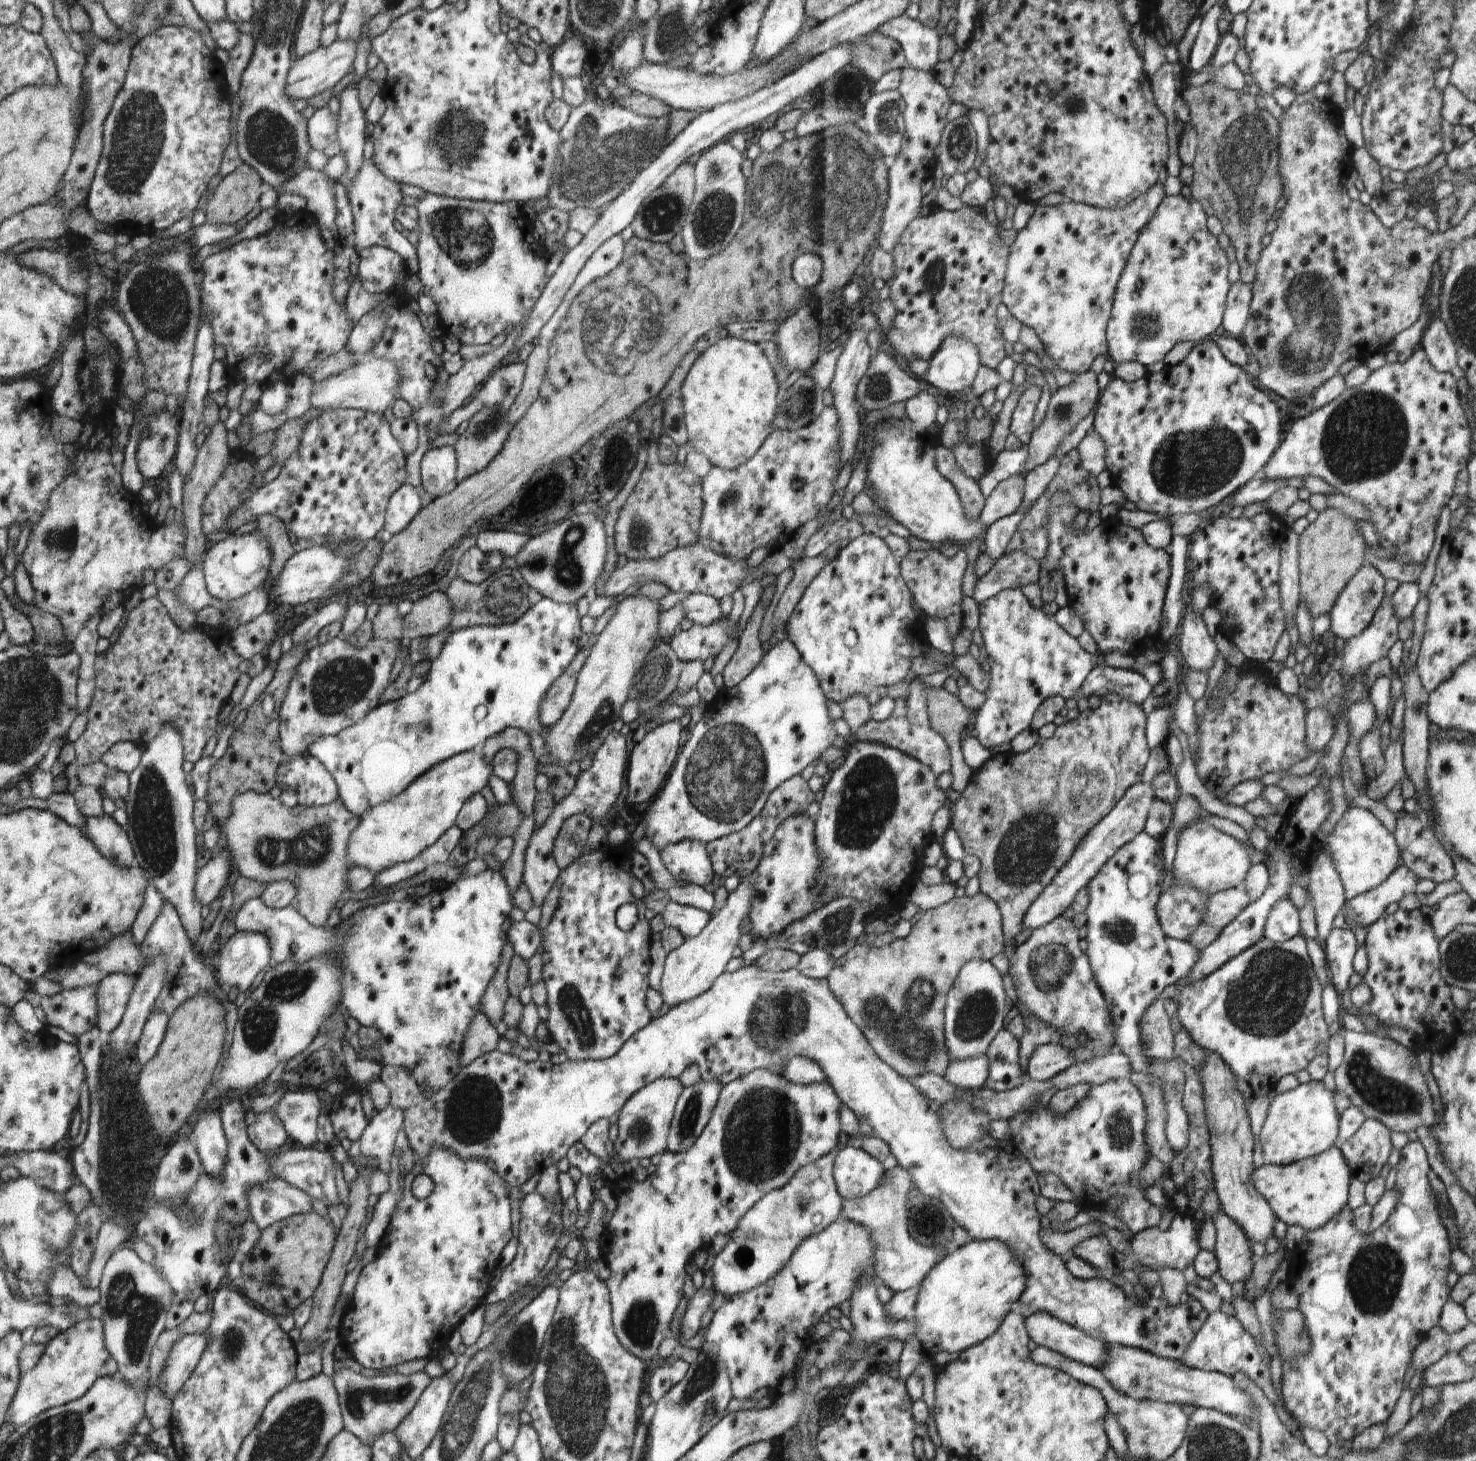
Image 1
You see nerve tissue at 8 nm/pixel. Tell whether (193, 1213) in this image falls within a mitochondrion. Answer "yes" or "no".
yes

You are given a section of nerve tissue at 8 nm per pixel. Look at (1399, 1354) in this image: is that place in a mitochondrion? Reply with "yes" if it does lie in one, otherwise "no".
no

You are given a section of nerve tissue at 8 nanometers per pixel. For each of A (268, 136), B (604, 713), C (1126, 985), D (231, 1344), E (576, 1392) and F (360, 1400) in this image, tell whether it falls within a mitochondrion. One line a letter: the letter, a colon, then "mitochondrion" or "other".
A: mitochondrion
B: mitochondrion
C: other
D: mitochondrion
E: mitochondrion
F: mitochondrion

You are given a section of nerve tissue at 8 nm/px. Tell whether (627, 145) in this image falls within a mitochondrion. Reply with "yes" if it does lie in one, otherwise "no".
yes

